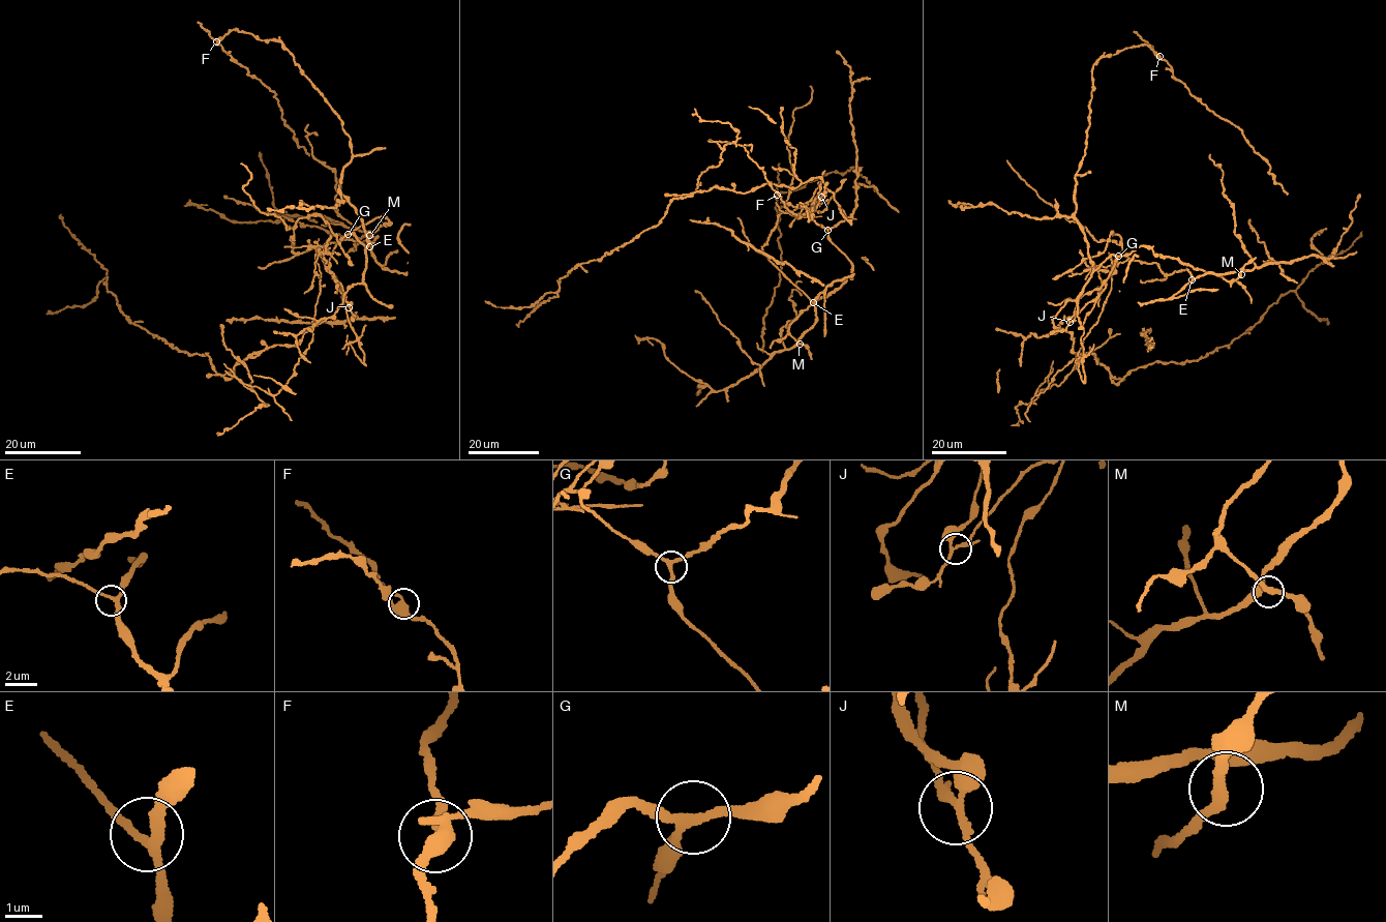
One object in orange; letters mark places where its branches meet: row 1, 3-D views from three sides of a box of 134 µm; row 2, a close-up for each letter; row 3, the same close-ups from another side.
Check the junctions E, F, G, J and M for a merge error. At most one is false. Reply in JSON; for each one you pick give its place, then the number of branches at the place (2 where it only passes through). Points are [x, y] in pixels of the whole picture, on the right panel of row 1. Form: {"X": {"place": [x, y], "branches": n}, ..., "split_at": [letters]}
{"J": {"place": [1070, 322], "branches": 4}, "split_at": ["J"]}

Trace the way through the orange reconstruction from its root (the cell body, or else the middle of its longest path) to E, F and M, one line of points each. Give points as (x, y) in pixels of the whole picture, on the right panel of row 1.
E: (1113, 265), (1118, 257), (1127, 256), (1143, 245), (1228, 280), (1235, 281), (1242, 272), (1208, 273), (1192, 279)
F: (1113, 265), (1113, 255), (1093, 269), (1074, 216), (1091, 71), (1102, 57), (1127, 48), (1148, 46), (1159, 56)
M: (1113, 265), (1118, 257), (1127, 256), (1143, 245), (1228, 280), (1235, 281), (1241, 274)

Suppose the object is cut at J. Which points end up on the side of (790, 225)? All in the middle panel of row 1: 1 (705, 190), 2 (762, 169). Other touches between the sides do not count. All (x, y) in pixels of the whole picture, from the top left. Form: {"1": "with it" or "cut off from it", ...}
{"1": "cut off from it", "2": "with it"}

